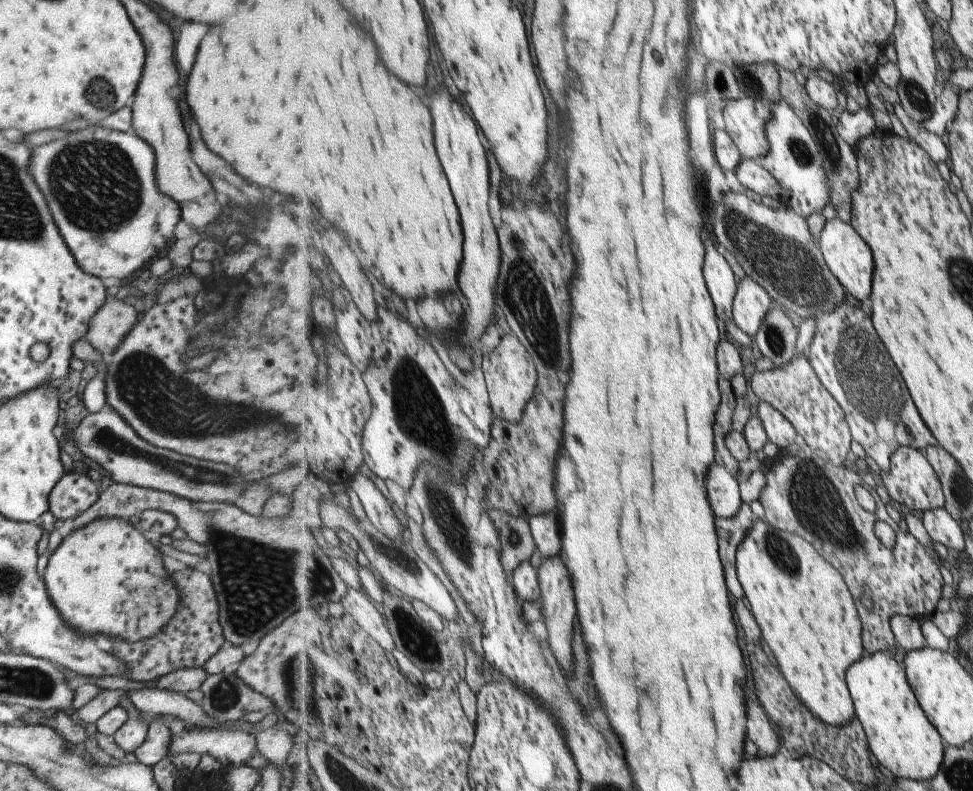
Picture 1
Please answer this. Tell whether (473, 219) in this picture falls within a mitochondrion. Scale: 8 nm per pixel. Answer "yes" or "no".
no

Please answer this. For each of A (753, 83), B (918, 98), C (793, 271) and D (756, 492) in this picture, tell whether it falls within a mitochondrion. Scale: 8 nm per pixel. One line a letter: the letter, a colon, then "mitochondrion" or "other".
A: mitochondrion
B: mitochondrion
C: mitochondrion
D: other

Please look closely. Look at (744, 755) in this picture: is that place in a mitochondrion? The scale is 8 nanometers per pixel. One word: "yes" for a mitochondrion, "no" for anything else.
no

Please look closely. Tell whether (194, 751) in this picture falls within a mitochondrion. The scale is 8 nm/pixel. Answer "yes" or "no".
no

